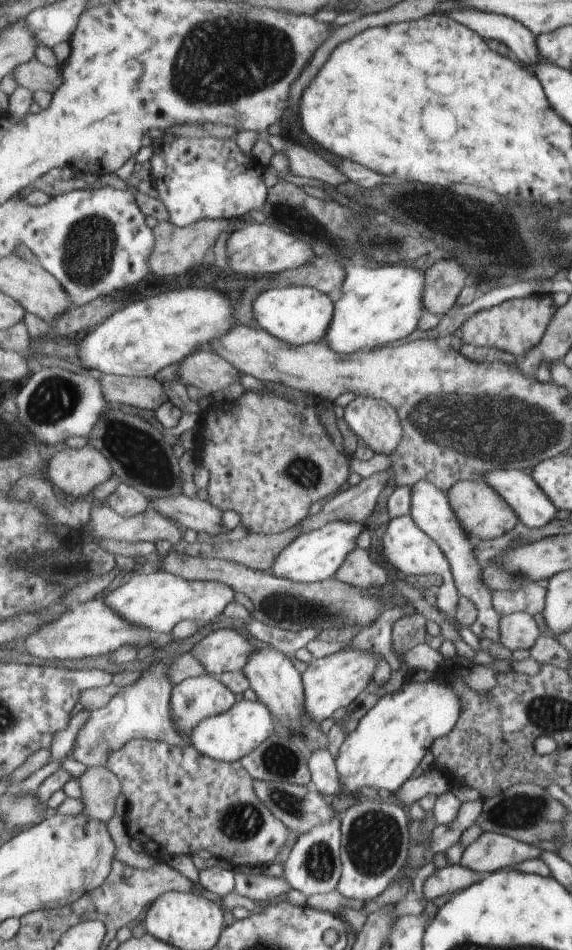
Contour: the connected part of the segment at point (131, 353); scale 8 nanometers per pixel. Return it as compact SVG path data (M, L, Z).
M183 288L182 290L163 291L149 298L141 297L129 302L127 306L106 319L95 330L89 332L80 344L78 358L82 364L90 370L97 370L104 375L118 375L129 377L150 377L157 376L163 368L179 362L193 350L208 348L217 339L225 335L236 326L237 320L233 318L233 304L217 290L204 288Z

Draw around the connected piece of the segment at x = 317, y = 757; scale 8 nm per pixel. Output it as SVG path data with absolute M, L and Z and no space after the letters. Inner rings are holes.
M326 749L313 751L308 763L312 773L312 782L319 793L331 798L342 794L336 758Z

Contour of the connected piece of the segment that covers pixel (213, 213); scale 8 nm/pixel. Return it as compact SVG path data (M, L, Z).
M168 135L153 150L150 160L153 186L171 214L171 222L179 227L205 220L243 217L252 209L262 210L268 200L269 189L262 180L258 161L240 152L233 140Z

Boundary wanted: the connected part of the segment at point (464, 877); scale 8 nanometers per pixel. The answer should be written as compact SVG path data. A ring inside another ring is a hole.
M448 865L435 871L423 882L421 891L426 899L437 898L446 893L457 894L471 886L473 872L461 865Z

